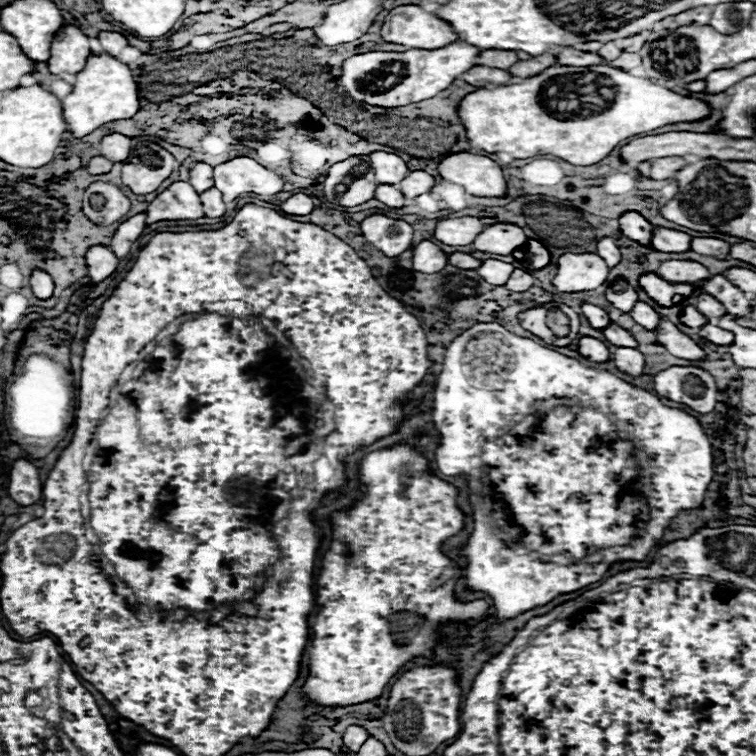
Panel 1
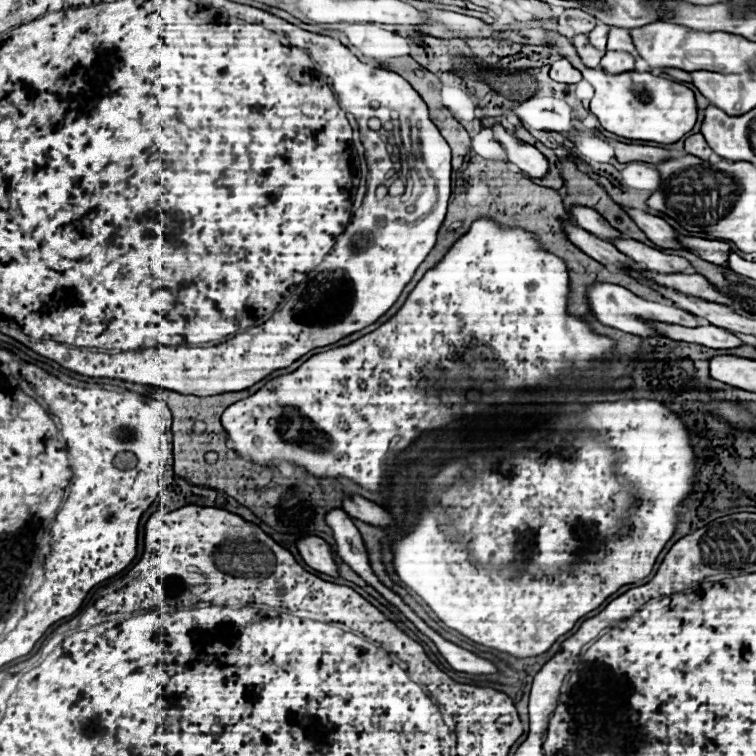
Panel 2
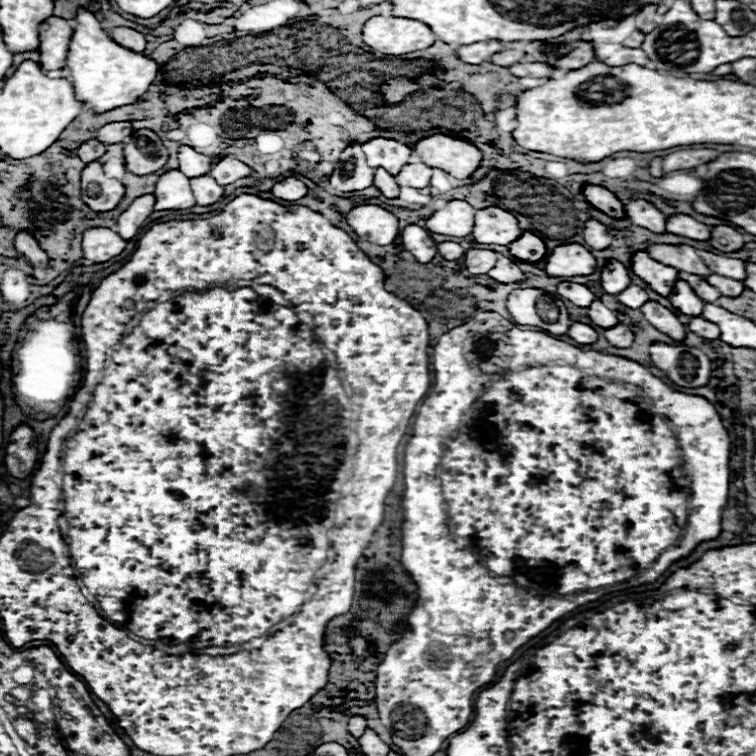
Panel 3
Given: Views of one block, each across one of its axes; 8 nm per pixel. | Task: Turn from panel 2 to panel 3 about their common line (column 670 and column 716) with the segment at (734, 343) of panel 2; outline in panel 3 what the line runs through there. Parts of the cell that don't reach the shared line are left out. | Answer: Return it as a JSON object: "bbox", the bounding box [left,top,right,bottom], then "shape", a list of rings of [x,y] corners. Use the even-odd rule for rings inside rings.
{"bbox":[688,316,720,340],"shape":[[[700,316],[690,318],[688,328],[690,328],[690,332],[694,332],[694,334],[698,334],[698,336],[702,336],[702,338],[708,338],[708,340],[720,338],[720,328],[718,328],[716,324],[710,324],[708,320],[702,320]]]}

